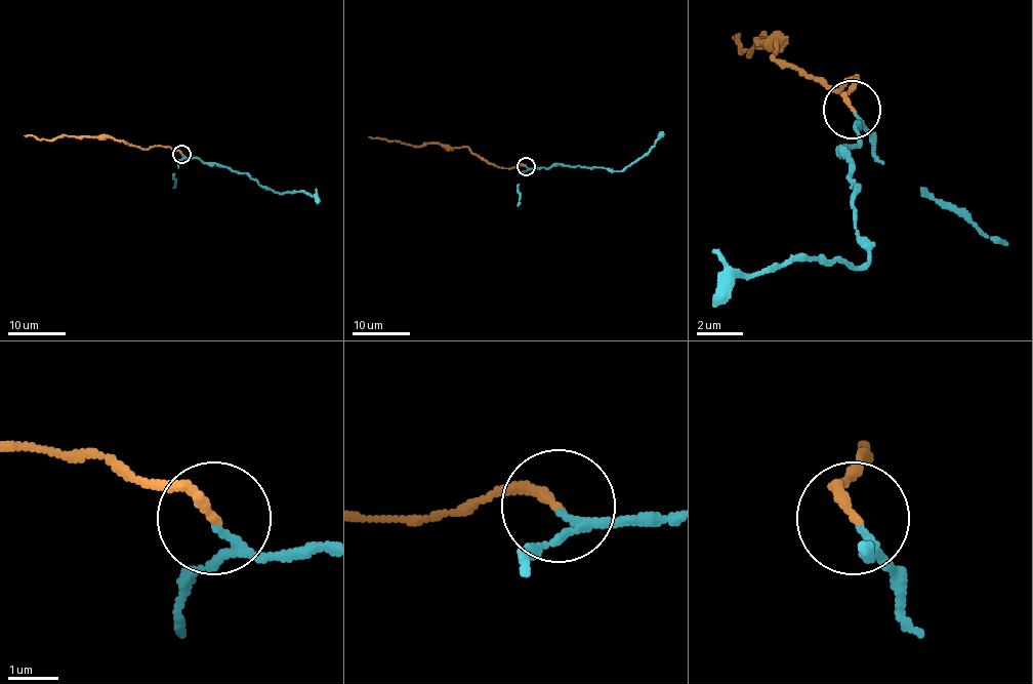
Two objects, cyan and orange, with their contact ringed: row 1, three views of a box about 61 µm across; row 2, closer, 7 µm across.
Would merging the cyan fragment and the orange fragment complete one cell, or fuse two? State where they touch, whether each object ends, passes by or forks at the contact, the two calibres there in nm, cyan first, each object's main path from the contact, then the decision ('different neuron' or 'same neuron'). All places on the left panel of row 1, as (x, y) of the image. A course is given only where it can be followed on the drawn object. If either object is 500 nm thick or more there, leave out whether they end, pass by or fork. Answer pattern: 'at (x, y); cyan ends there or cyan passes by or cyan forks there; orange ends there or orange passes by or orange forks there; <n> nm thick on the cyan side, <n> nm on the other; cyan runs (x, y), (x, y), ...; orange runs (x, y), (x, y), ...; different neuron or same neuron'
at (181, 154); cyan passes by; orange ends there; 130 nm thick on the cyan side, 200 nm on the other; cyan runs (181, 154), (244, 172), (260, 186), (278, 191), (305, 191), (318, 203); orange runs (181, 154), (168, 147), (143, 149), (122, 141), (94, 136), (70, 136), (53, 141), (25, 136); same neuron

